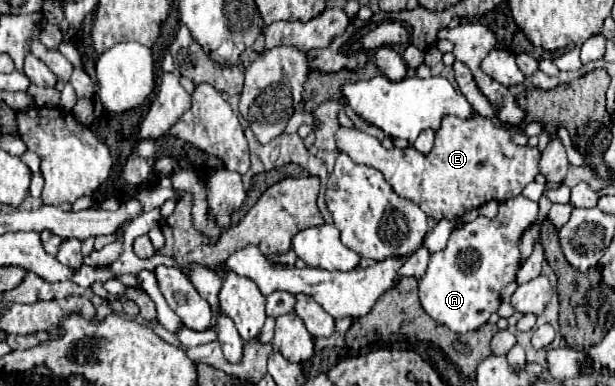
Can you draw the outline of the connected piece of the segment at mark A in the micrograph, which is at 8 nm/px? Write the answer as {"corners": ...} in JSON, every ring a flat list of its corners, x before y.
{"corners":[[523,195,499,205,495,219,479,215,463,229,455,229,443,251,433,253,425,277,419,281,419,299,429,317,455,333,467,333,481,327,491,313,499,309,499,291,515,279,521,265,519,239,537,219,539,205]]}

